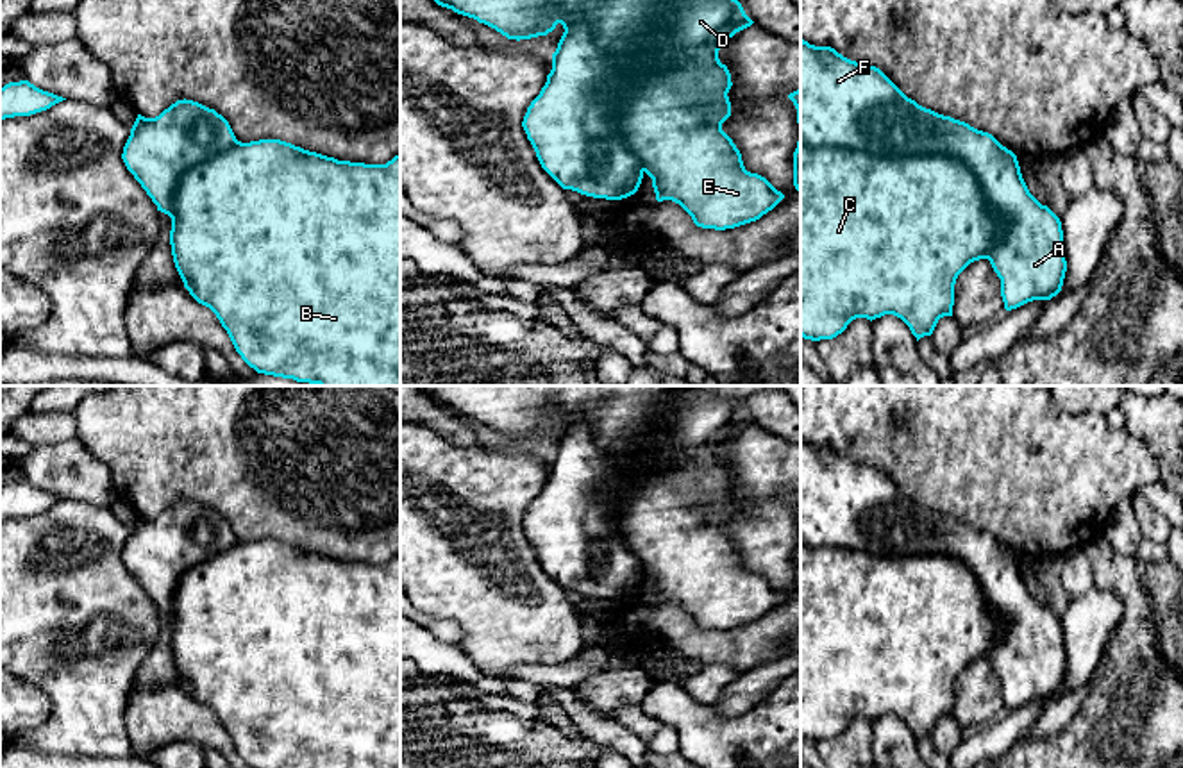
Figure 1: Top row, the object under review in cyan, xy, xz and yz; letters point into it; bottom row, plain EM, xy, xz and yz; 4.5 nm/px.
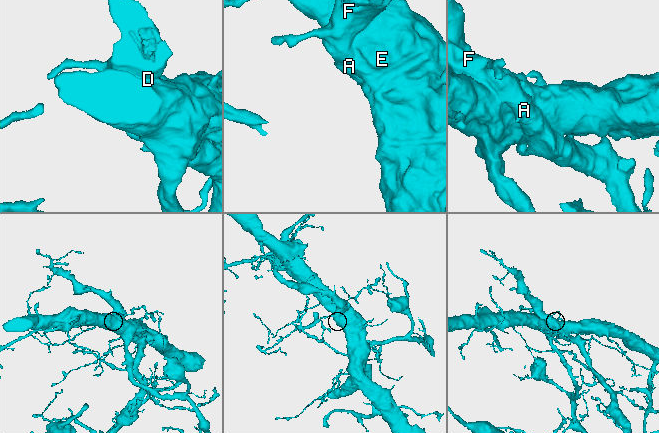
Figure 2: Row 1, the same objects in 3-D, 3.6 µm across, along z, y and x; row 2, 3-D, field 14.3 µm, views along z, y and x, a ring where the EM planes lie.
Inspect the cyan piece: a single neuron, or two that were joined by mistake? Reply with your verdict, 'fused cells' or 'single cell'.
fused cells

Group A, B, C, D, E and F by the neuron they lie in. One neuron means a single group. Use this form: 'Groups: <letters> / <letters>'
Groups: A D F / B C E

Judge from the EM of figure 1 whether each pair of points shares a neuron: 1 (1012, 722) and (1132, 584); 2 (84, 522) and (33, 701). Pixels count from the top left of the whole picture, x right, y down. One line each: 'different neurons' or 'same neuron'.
1: different neurons
2: different neurons

